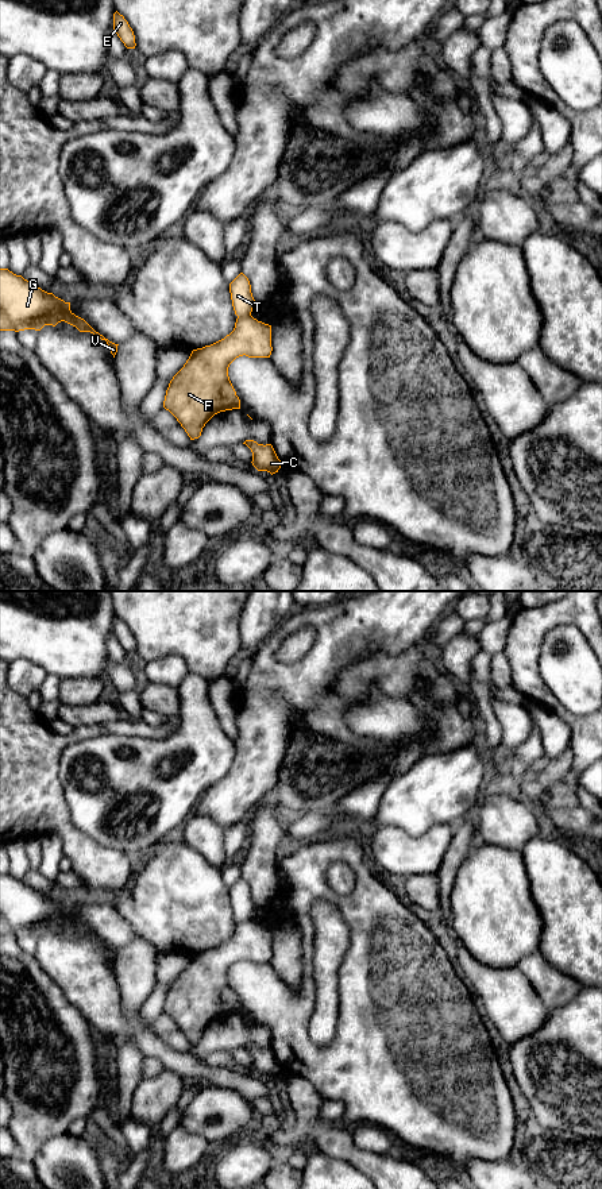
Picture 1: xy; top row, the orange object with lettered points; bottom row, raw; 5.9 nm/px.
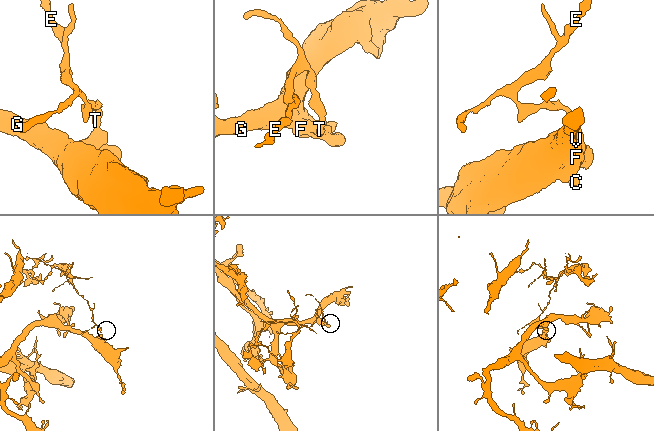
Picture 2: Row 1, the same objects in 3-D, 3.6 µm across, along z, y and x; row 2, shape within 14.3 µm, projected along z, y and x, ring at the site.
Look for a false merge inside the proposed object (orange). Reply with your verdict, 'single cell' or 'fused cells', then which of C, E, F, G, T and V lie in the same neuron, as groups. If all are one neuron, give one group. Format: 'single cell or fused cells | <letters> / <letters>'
fused cells | C F G V / E T

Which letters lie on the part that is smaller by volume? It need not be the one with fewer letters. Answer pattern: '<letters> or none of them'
E, T

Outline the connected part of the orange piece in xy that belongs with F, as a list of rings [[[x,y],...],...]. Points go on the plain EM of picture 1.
[[[251,919],[238,922],[234,935],[224,943],[192,956],[184,972],[170,985],[163,1012],[177,1023],[190,1045],[198,1043],[202,1032],[215,1019],[240,1014],[240,1004],[228,981],[229,969],[243,960],[270,962],[271,956],[271,930],[258,926]]]

